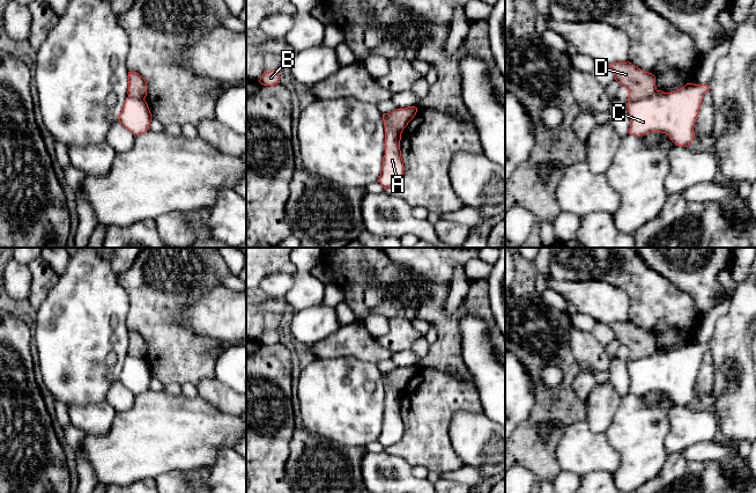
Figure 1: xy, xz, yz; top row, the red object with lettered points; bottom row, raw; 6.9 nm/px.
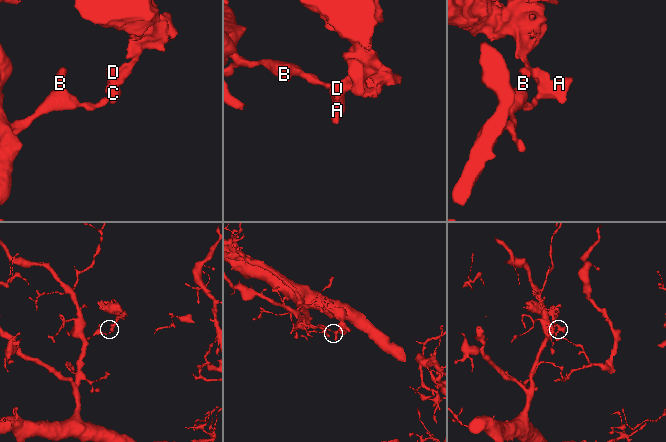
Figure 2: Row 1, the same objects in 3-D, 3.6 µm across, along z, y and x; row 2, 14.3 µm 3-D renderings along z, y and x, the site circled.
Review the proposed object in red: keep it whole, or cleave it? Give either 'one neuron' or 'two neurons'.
two neurons

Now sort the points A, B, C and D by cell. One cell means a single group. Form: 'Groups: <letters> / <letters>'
Groups: A B C / D

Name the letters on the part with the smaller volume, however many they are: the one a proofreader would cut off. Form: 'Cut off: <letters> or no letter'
Cut off: D

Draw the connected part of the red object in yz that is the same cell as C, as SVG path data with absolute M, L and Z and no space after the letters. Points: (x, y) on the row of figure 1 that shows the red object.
M687 83L676 91L657 90L646 98L628 102L629 134L643 137L661 132L676 146L688 147L695 139L695 123L707 91L707 84Z

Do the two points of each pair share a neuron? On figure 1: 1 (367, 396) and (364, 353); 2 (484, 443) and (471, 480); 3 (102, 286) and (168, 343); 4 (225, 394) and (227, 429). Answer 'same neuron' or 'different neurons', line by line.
1: different neurons
2: different neurons
3: different neurons
4: different neurons

